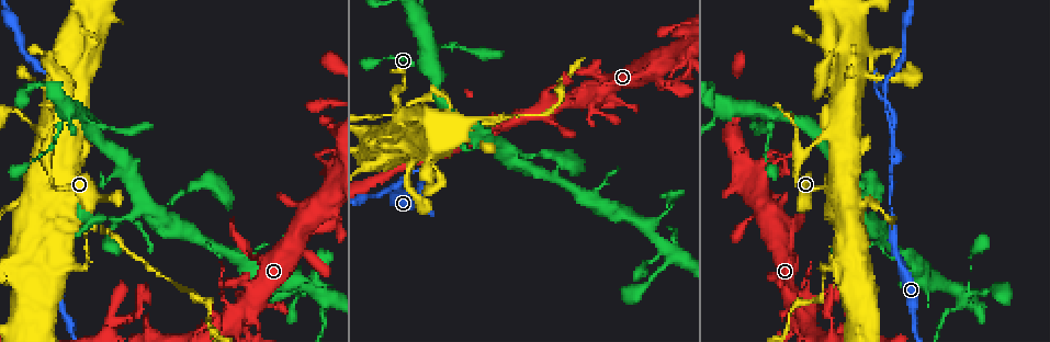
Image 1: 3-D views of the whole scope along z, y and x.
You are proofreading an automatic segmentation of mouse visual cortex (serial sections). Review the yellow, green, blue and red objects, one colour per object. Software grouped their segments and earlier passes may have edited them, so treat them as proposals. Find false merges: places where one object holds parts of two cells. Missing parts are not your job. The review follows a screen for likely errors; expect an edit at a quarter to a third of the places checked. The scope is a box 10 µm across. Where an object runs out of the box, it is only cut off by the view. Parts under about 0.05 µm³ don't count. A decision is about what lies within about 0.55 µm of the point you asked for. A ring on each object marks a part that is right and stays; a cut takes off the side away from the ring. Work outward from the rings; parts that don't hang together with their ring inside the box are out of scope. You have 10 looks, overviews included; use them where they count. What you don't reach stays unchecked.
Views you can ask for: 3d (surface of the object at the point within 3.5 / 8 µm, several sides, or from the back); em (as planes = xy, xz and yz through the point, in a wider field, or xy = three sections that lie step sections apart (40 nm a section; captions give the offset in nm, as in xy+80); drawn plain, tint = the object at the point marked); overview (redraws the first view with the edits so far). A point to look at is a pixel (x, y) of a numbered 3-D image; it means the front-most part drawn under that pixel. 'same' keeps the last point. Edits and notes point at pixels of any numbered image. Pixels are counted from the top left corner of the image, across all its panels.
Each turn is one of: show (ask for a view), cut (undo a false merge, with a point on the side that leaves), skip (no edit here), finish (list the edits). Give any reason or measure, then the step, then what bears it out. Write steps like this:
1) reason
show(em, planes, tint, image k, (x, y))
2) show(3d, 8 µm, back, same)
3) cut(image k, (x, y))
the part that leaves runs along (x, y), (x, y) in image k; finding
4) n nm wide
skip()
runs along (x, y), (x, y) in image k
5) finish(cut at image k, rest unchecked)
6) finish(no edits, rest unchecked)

sharp bend
show(3d, 3.5 µm, image 1, (611, 96))

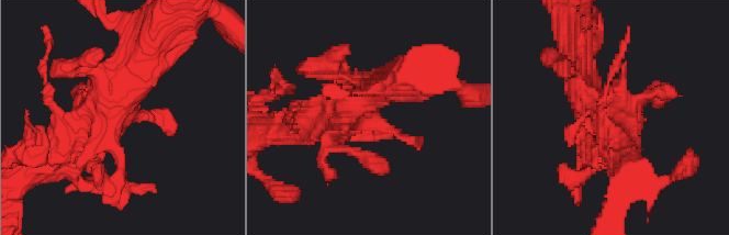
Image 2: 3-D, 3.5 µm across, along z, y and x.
shape alone is not enough
show(em, planes, tint, image 2, (365, 114))

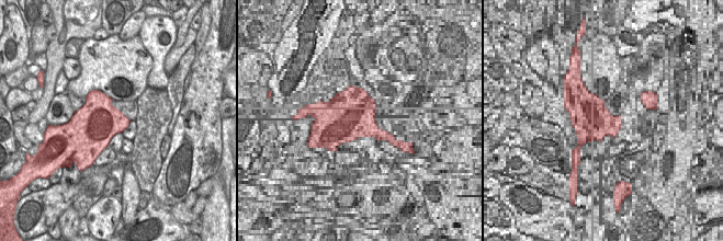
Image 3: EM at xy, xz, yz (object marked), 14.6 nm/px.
skip()
runs along (583, 78), (637, 136) in image 2; continuous, no second cell

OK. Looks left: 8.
narrows sharply
show(3d, 8 µm, image 1, (112, 314))

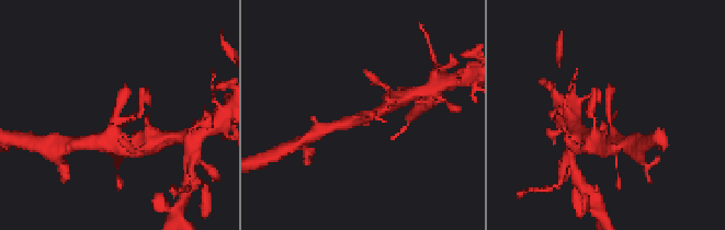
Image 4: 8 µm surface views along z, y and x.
now the EM
show(em, xy, step 3, tint, same)

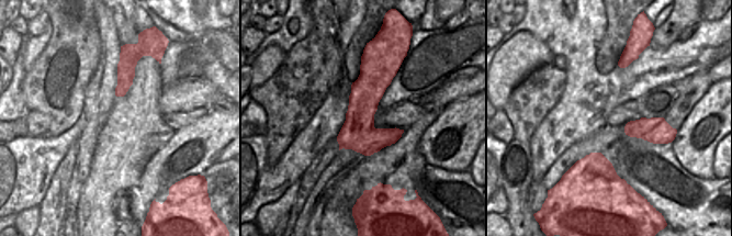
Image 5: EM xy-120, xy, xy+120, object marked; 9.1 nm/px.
skip()
runs along (372, 57), (367, 153) in image 5; one cell here

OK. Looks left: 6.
calibre changes
show(3d, 3.5 µm, image 1, (834, 133))

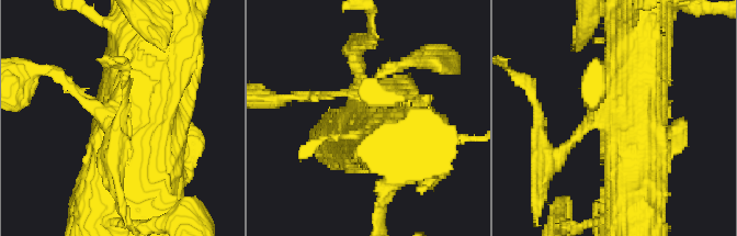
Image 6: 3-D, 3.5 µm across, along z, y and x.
show(em, xy, step 1, tint, image 6, (613, 116))

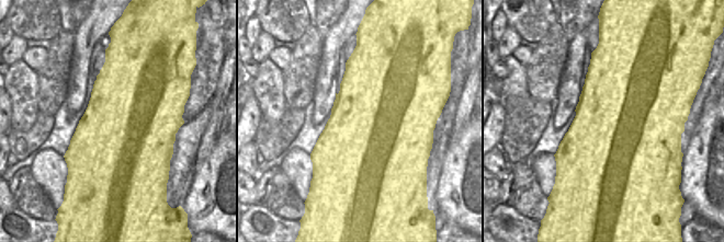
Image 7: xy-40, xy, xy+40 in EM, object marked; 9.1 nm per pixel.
cut it another way
show(em, planes, tint, same)

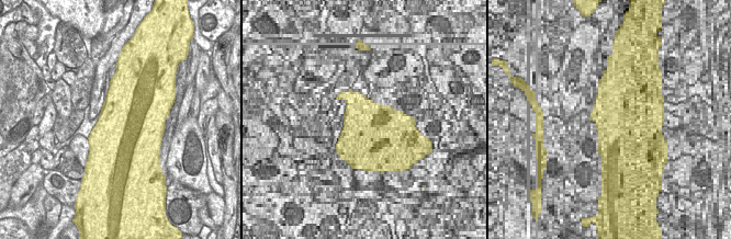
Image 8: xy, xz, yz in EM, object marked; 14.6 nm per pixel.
cut(image 6, (354, 54))
two cells meet here

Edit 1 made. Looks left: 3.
sharp bend
show(3d, 8 µm, image 1, (424, 64))

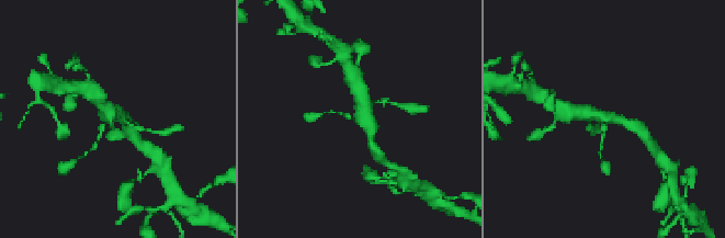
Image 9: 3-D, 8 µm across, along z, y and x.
4 arms; arms of 100, 150, 300, 500 nm
show(em, xy, step 1, tint, same)

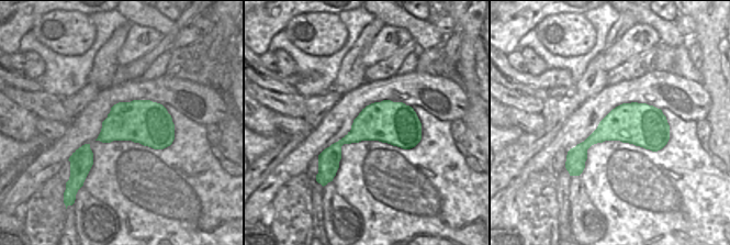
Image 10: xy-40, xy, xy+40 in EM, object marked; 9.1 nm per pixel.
skip()
one cell here

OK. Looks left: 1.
finish(cut at image 6, rest unchecked)

